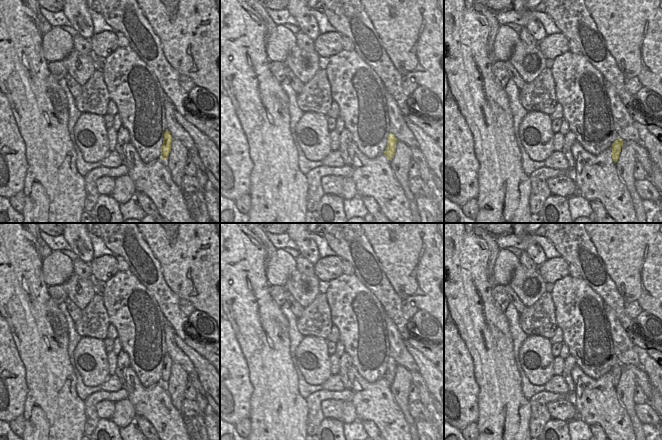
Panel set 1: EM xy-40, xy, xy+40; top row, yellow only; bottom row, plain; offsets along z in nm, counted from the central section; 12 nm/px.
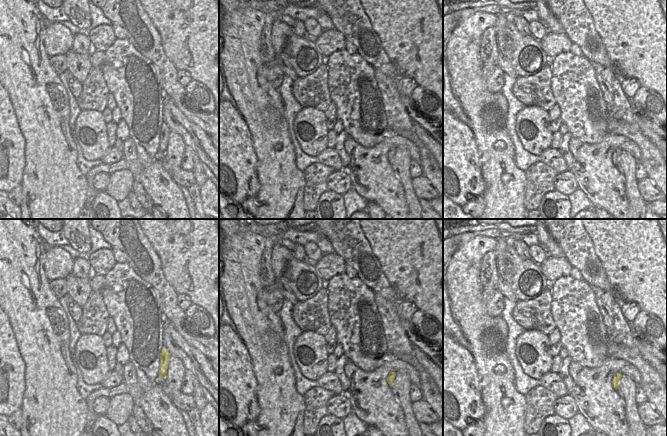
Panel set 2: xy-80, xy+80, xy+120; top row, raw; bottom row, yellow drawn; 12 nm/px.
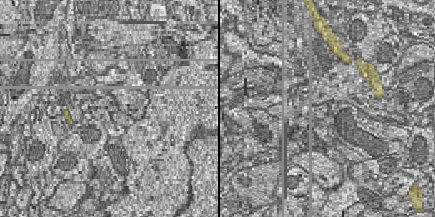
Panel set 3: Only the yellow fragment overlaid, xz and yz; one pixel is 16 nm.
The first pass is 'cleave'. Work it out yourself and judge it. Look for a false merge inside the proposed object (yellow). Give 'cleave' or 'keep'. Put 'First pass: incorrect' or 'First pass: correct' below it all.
keep
First pass: incorrect

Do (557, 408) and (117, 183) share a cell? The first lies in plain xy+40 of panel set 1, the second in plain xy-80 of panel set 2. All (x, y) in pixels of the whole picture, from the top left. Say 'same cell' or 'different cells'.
different cells

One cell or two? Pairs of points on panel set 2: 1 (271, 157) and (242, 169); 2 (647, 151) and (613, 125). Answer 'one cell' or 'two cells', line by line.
1: two cells
2: one cell

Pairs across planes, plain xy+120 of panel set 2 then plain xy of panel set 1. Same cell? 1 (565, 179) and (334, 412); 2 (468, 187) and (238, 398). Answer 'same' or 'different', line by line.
1: same
2: same

